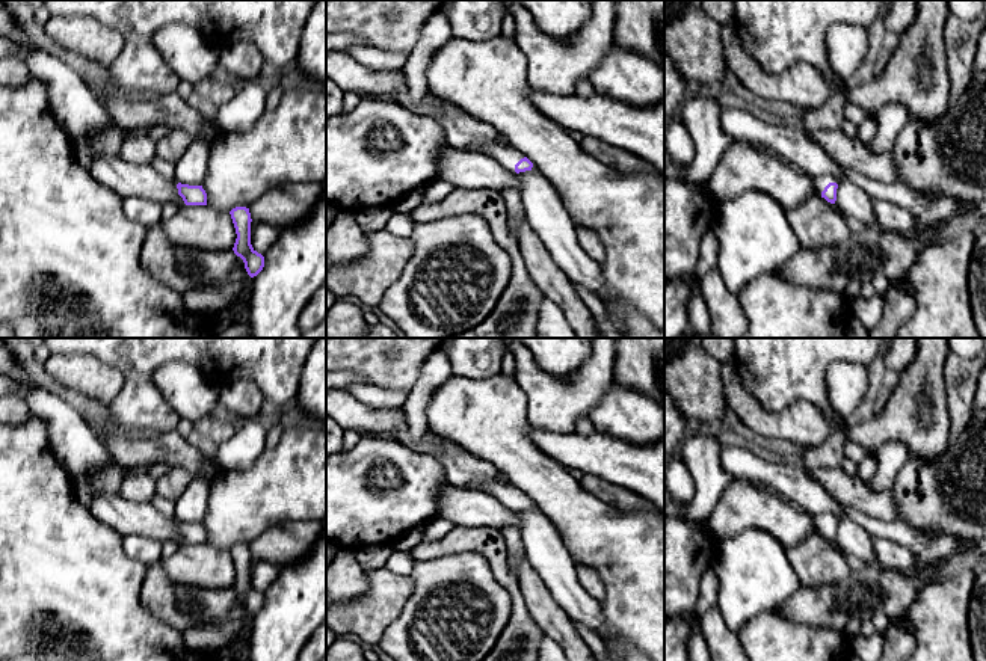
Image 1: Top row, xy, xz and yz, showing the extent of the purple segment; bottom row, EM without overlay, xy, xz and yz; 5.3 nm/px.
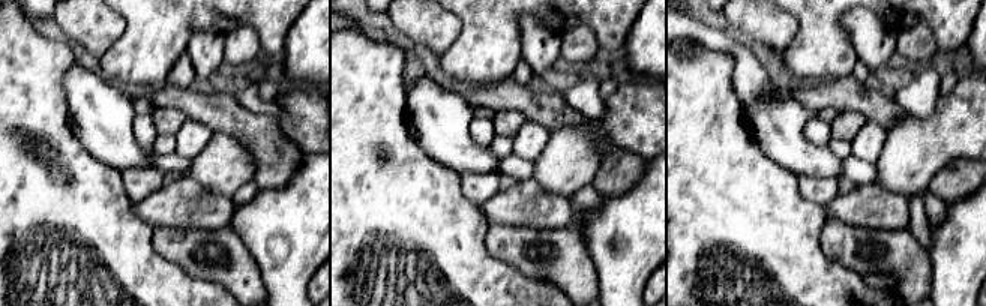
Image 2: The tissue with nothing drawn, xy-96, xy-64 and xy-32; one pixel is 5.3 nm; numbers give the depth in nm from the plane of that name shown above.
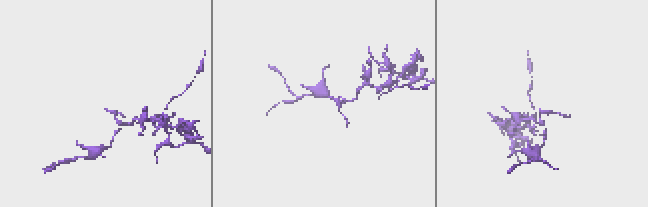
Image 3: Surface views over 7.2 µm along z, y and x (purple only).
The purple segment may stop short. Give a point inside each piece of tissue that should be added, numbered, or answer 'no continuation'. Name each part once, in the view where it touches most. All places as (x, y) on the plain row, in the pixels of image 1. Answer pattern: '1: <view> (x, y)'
1: yz (822, 519)

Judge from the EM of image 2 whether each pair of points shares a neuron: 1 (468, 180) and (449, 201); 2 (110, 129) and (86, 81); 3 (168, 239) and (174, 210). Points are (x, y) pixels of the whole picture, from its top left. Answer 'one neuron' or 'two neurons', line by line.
1: two neurons
2: one neuron
3: two neurons

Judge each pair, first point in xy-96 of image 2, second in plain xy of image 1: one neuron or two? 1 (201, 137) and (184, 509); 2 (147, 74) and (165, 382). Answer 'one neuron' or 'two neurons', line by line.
1: one neuron
2: two neurons

